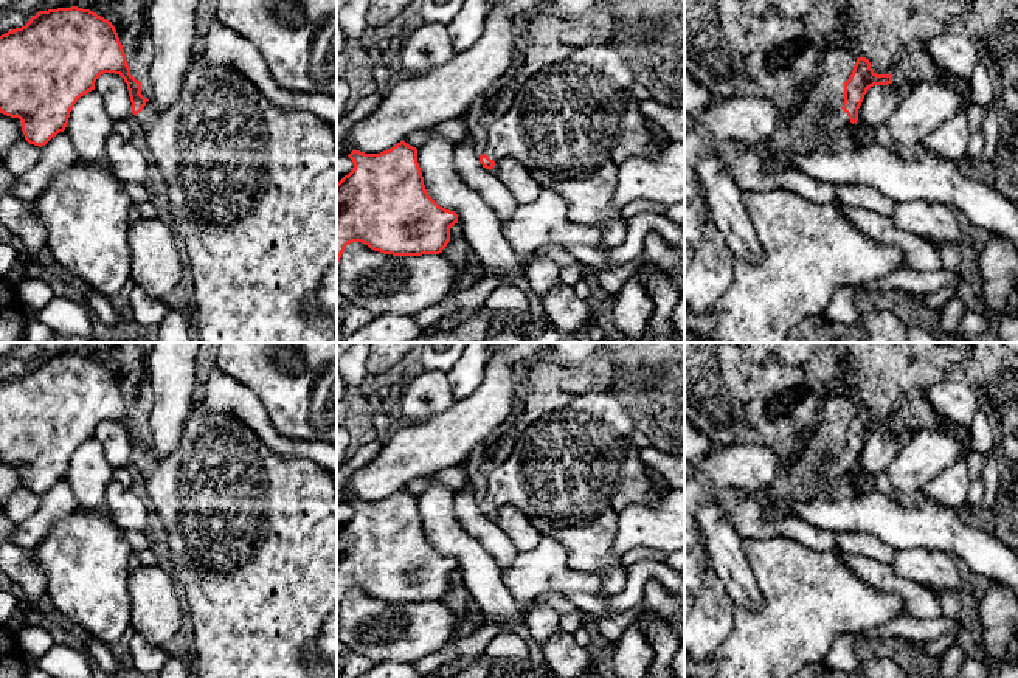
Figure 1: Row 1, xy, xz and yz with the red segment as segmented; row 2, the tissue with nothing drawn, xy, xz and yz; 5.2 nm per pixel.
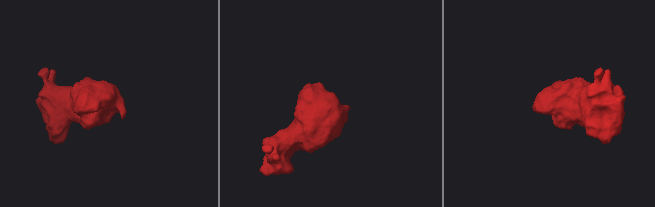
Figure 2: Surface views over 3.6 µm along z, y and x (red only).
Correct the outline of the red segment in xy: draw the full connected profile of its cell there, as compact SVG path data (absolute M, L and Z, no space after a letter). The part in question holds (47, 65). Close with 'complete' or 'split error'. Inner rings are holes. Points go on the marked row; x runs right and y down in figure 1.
M78 6L39 11L29 22L0 36L0 113L19 118L25 140L34 146L45 146L59 132L64 132L70 112L78 99L95 90L96 79L104 73L119 74L127 84L132 113L143 129L147 155L163 177L169 200L169 214L175 230L182 234L191 262L196 301L196 332L199 343L335 343L337 321L323 312L312 296L323 284L324 273L337 262L337 140L335 127L309 112L287 112L270 102L237 70L217 64L206 64L205 53L194 51L178 99L160 110L141 95L141 82L130 74L123 45L112 22L90 9Z; split error

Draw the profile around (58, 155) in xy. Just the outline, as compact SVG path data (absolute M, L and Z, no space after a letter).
M59 132L42 146L39 161L17 177L11 194L19 200L36 200L51 183L51 180L79 163L79 157L67 132Z

